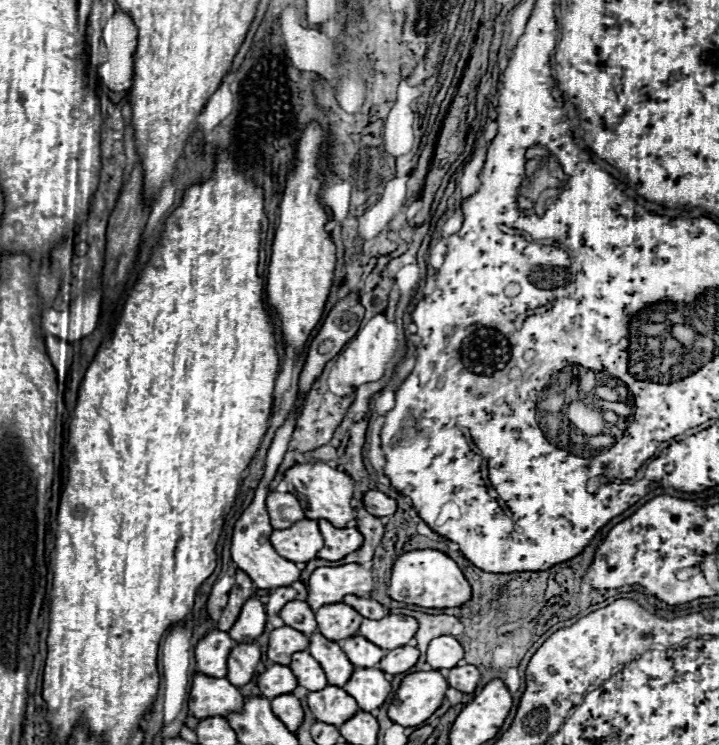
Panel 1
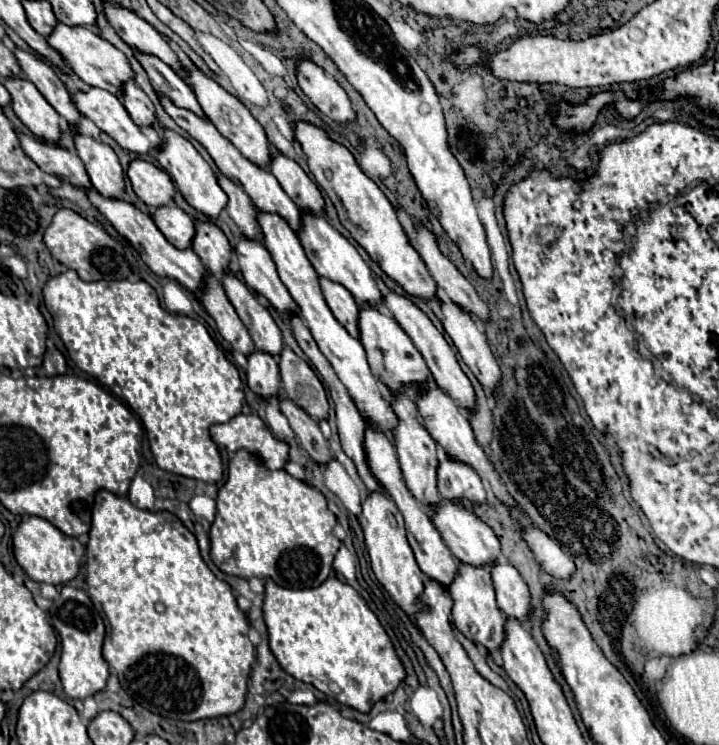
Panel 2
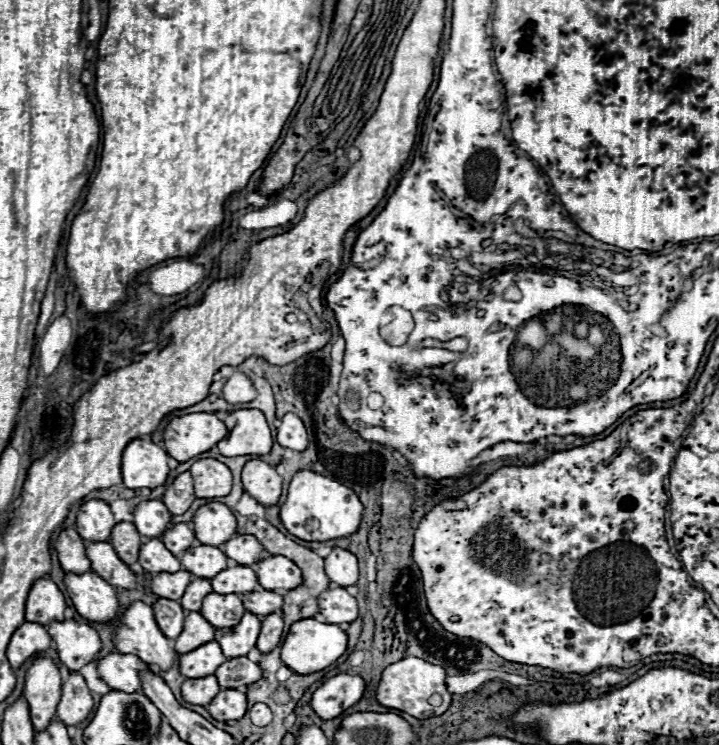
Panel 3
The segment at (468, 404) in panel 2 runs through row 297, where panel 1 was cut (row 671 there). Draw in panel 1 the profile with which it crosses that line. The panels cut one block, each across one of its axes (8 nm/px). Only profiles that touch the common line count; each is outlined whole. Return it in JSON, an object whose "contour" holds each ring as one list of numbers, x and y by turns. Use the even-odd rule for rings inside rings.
{"contour":[[404,646,404,648,394,648,388,650,386,656,380,660,380,670,388,672,388,674,404,674,410,672,410,668,416,664,420,652,414,646]]}

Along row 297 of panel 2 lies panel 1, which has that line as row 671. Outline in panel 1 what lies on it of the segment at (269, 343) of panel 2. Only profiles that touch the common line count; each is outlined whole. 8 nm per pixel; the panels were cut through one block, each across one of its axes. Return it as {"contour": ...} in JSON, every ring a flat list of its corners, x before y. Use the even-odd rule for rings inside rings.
{"contour":[[236,644,232,648,232,652,228,654,228,680,234,686,244,686,248,684,254,674,256,674,256,666,260,662,260,648,258,644]]}

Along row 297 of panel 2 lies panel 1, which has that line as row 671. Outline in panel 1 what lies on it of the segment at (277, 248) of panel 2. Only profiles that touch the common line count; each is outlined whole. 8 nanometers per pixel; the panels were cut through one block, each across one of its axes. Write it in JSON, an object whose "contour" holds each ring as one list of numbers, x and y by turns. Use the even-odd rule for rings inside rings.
{"contour":[[308,652,292,654,292,662,288,666,292,668,292,672,296,672,298,686,302,686,310,692,316,692,316,690,320,690,328,684,324,670,320,668,320,664]]}

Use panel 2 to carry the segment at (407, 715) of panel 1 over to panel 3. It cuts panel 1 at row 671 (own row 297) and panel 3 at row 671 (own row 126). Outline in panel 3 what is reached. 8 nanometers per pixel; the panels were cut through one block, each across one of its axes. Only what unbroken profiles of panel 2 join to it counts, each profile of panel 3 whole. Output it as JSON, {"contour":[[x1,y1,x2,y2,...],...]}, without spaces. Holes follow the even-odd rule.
{"contour":[[304,618,292,624,288,636,284,638,280,658,296,674,314,674,336,664,336,660,346,652,346,648,348,648,348,636,340,626,324,624,314,618]]}

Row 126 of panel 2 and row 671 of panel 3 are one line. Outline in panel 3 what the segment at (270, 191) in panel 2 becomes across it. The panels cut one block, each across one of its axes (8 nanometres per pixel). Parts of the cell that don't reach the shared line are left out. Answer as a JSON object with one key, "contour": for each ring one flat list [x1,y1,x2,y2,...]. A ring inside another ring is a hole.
{"contour":[[216,640,188,652,180,656,180,672,186,678,196,678,196,676,210,676,212,672,216,672,216,668,220,664,224,664,224,660,228,660,228,656,224,656,220,652,220,644,216,644]]}

